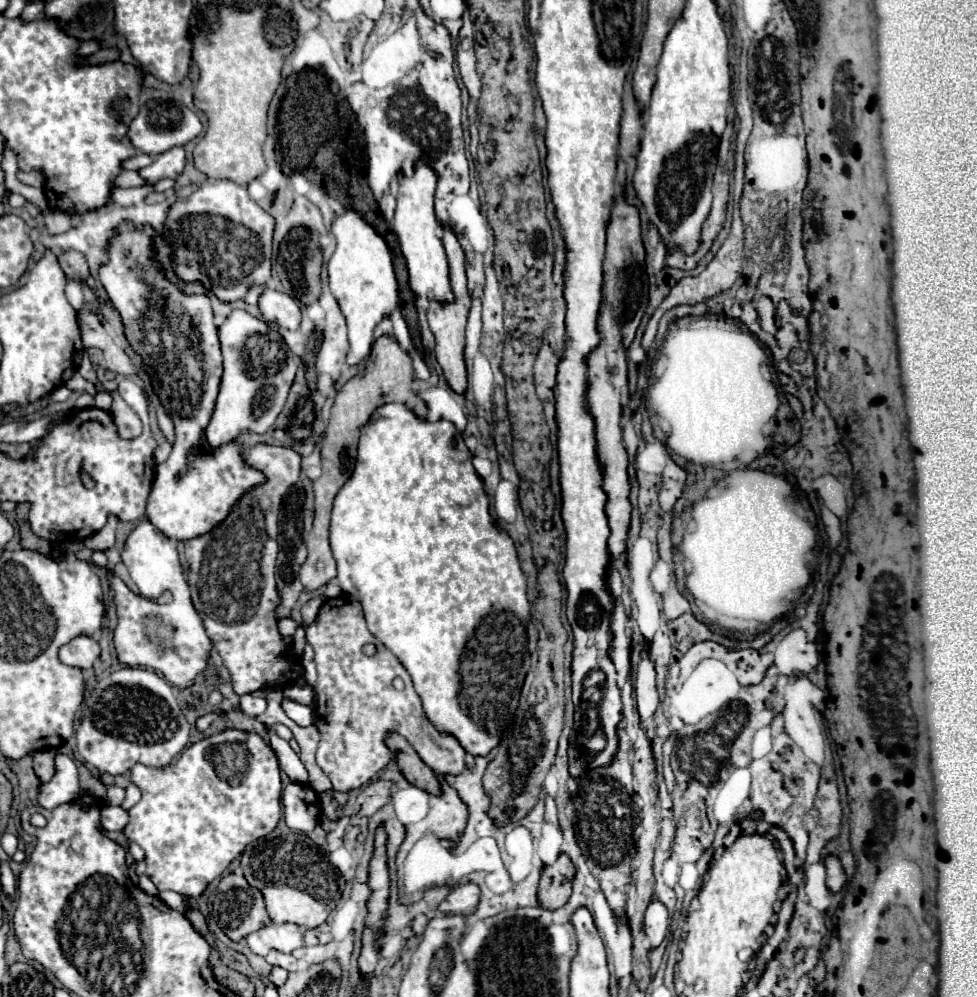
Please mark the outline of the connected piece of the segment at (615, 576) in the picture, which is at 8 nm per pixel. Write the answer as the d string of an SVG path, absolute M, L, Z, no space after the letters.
M620 204L616 208L612 208L612 218L608 224L608 240L606 240L606 258L604 258L604 284L602 284L602 306L600 306L600 316L598 316L598 332L600 332L600 344L598 348L588 356L588 408L590 414L596 420L596 440L598 440L598 458L604 464L604 484L602 488L608 494L608 506L606 506L606 514L608 514L608 526L610 526L610 538L608 538L608 550L612 556L612 564L608 570L608 590L614 594L616 598L616 608L612 612L612 662L616 666L618 672L618 686L622 686L626 682L626 676L630 672L630 658L628 658L628 646L626 646L626 634L624 634L624 608L622 608L622 590L624 590L624 562L618 558L624 550L626 550L626 536L628 536L628 526L630 526L630 502L628 502L628 492L630 492L630 482L628 482L628 458L626 458L626 450L622 444L622 428L620 428L620 414L622 414L622 388L628 384L626 380L626 350L630 346L630 342L634 340L636 328L640 324L640 318L646 310L648 304L648 276L646 276L646 266L644 266L644 246L642 246L642 238L640 238L640 218L638 218L638 210L626 204Z

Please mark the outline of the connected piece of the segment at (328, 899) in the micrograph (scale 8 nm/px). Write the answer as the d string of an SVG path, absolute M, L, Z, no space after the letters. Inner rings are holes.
M286 834L252 842L240 860L244 878L264 894L264 904L272 922L294 922L304 928L320 926L340 898L338 870L330 864L326 852L306 834Z

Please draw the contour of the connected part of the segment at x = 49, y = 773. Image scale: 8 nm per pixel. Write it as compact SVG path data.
M52 750L36 752L32 760L34 760L34 772L36 772L38 780L48 782L54 776L54 752Z

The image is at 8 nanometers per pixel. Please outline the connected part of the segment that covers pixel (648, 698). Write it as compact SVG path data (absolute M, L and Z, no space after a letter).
M642 642L642 654L640 664L636 672L636 700L638 700L638 712L640 712L640 728L646 732L648 738L654 736L654 714L658 706L658 692L654 682L654 662L650 660L648 646Z

